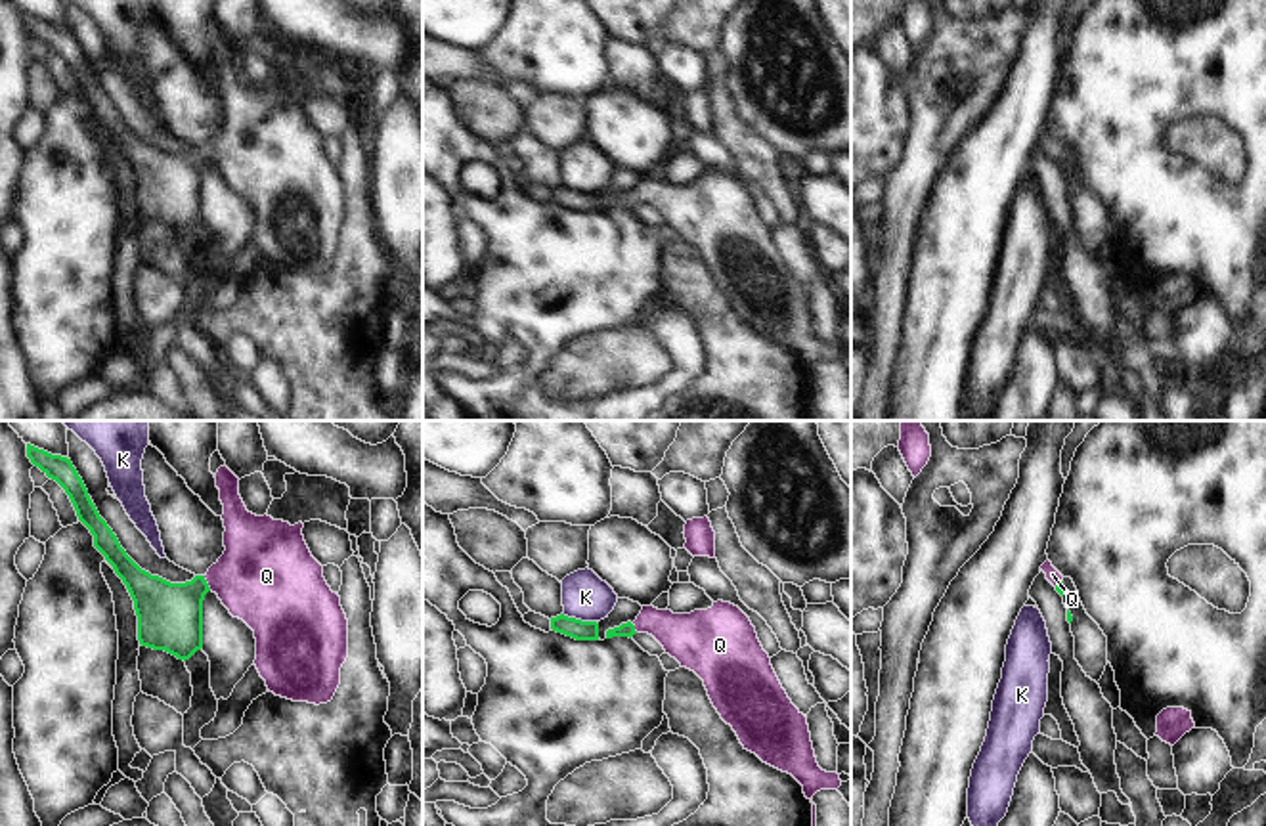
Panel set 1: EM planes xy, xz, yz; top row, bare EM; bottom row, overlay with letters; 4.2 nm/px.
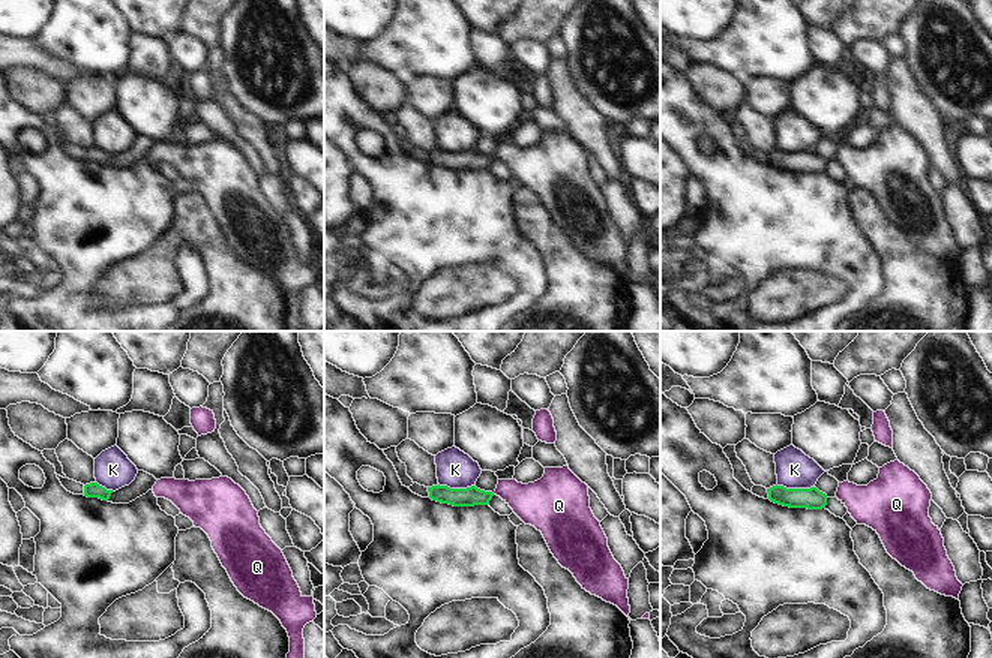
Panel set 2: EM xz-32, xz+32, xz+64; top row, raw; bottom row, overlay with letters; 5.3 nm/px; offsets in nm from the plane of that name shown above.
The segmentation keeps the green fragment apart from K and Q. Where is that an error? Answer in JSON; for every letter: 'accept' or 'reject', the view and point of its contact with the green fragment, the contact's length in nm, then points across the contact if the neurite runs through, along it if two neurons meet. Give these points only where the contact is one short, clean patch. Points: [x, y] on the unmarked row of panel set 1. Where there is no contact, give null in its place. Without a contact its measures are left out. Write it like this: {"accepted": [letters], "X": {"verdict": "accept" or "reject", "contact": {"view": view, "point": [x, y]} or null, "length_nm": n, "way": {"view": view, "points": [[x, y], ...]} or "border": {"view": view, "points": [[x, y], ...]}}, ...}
{"accepted": ["Q"], "K": {"verdict": "reject", "contact": {"view": "xz", "point": [580, 192]}, "length_nm": 150}, "Q": {"verdict": "accept", "contact": {"view": "xy", "point": [207, 155]}, "length_nm": 70, "way": {"view": "xy", "points": [[169, 186], [207, 155], [220, 150], [266, 150]]}}}

